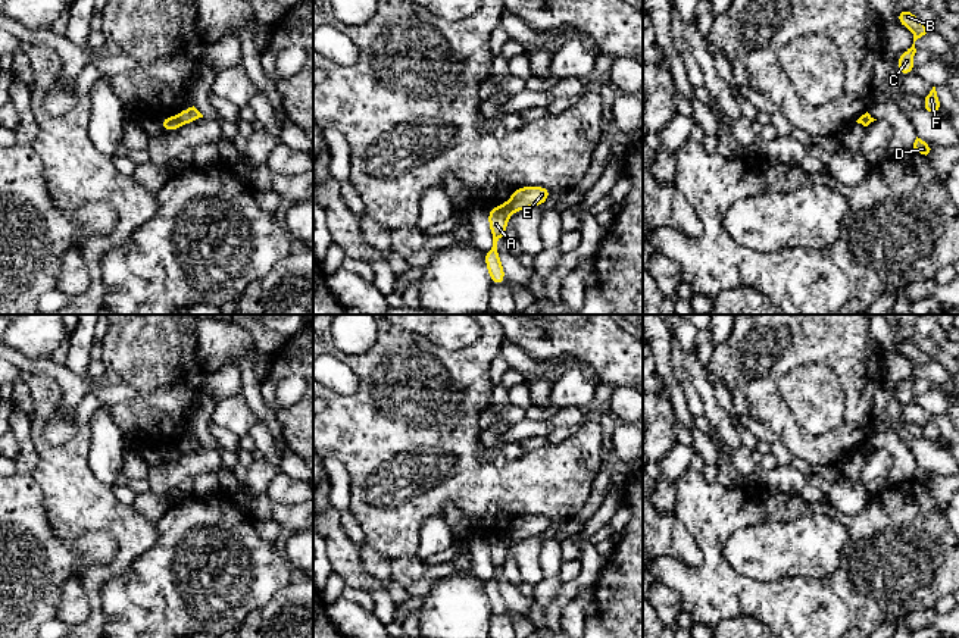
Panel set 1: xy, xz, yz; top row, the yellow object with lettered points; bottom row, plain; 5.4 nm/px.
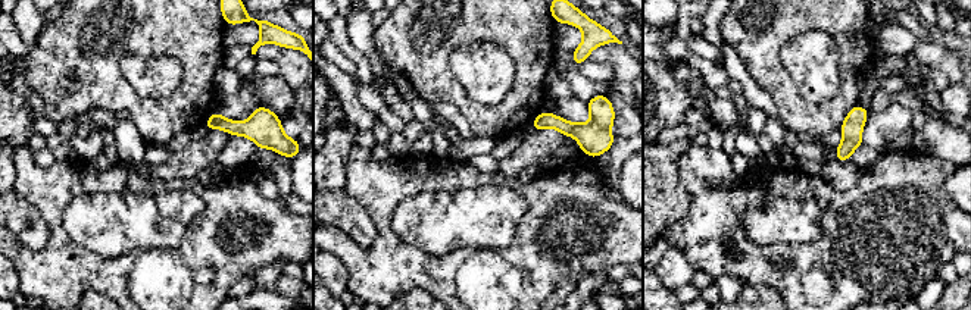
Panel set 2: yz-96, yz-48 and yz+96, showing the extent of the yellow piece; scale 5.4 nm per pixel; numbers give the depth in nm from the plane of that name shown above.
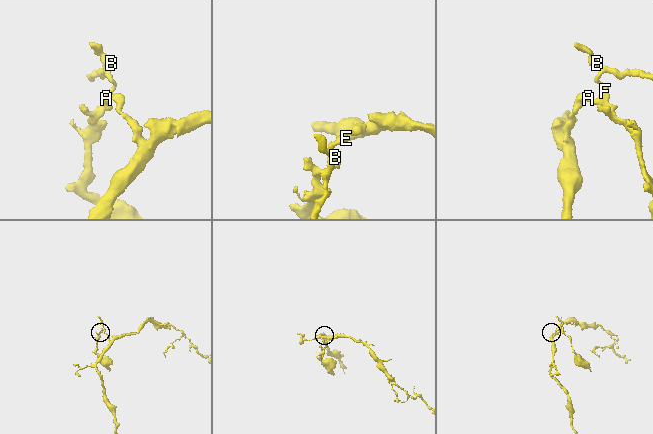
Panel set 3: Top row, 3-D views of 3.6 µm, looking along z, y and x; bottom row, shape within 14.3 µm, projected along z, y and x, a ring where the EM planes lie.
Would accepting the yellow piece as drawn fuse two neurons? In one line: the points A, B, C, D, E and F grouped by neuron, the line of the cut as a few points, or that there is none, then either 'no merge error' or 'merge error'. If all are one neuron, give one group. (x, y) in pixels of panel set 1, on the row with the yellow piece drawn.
A B C D F / E | xz (506, 203), (511, 212) | merge error

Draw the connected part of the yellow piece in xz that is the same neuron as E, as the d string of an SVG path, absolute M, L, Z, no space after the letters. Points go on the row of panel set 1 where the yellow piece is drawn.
M521 187L513 191L510 196L507 204L510 213L541 206L549 197L552 196L552 191L546 187Z

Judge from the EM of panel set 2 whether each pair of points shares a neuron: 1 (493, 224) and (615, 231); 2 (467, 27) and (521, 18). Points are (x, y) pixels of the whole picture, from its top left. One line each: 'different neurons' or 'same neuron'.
1: different neurons
2: same neuron

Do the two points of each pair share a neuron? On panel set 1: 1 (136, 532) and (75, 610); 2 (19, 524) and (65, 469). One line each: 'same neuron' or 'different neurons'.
1: different neurons
2: different neurons

